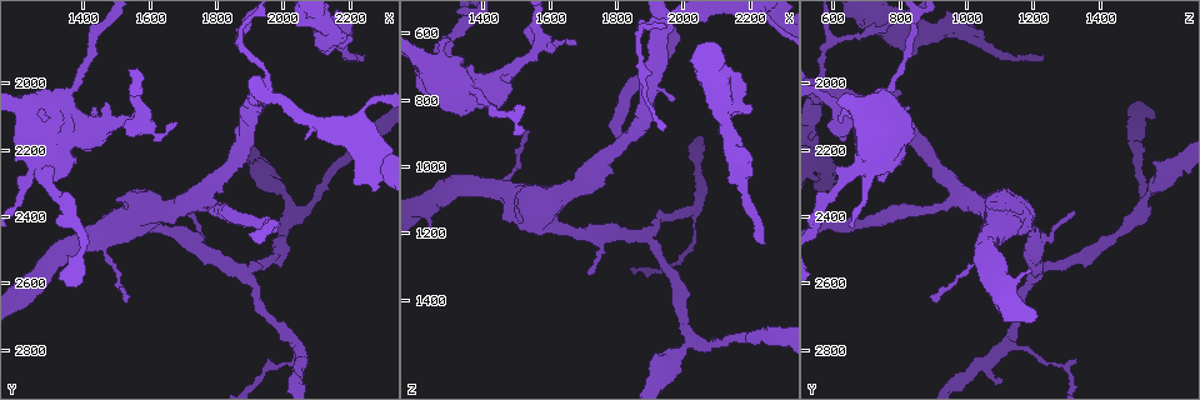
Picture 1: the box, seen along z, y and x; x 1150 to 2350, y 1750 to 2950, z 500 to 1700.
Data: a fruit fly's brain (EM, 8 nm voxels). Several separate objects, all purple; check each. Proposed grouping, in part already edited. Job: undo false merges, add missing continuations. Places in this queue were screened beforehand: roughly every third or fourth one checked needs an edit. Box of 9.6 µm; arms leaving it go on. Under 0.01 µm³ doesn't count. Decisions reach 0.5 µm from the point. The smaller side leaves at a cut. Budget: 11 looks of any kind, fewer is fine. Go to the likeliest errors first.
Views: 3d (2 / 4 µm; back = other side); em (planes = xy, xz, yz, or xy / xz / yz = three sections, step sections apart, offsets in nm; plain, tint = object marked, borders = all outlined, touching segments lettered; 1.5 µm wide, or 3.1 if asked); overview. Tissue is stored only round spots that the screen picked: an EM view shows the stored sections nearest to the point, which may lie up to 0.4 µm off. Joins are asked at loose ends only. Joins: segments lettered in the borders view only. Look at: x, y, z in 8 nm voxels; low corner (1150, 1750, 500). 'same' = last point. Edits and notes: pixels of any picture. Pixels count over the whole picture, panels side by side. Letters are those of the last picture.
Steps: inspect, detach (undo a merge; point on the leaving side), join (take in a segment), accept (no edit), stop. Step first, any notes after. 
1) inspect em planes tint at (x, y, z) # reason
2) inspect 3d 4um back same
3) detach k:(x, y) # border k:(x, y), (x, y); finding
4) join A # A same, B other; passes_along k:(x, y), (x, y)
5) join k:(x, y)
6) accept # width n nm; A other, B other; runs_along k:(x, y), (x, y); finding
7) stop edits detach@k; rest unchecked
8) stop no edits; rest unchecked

inspect em xz step 8 plain at (2250, 1920, 1230) # an open end

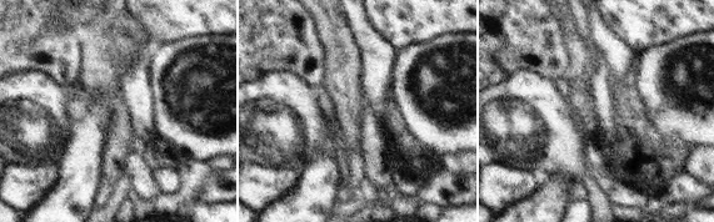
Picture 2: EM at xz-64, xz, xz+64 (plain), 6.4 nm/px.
inspect em xz step 8 borders same

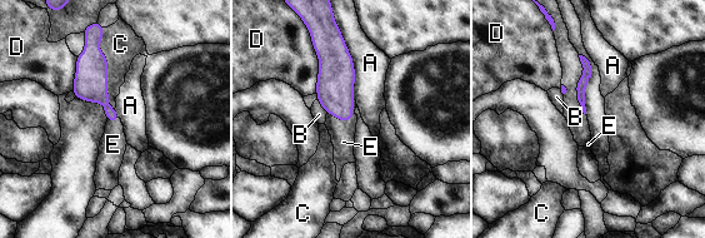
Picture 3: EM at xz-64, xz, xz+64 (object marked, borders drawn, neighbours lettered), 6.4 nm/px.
join E # longest_contact C 480 nm; A other, B other, C other, D other, E same; passes_along 3:(335, 83), (344, 120), (343, 133); it goes on there

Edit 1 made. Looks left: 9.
inspect em xz step 4 borders at (1680, 2110, 640) # branch stops here

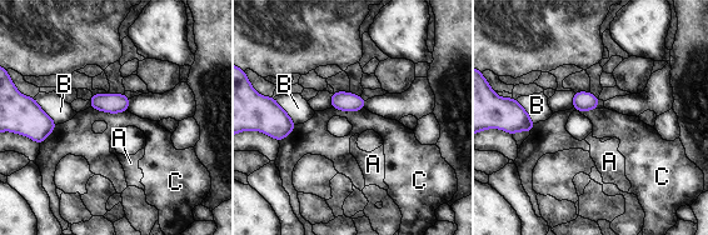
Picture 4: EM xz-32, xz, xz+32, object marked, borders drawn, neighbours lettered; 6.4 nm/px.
inspect em planes borders same

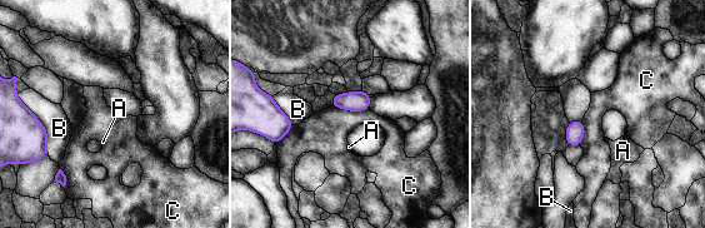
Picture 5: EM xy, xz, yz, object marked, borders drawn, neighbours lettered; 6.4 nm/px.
accept # A other, B other, C other; no lettered segment goes on from it

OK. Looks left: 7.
inspect em planes borders at (1710, 2390, 1320) # free end

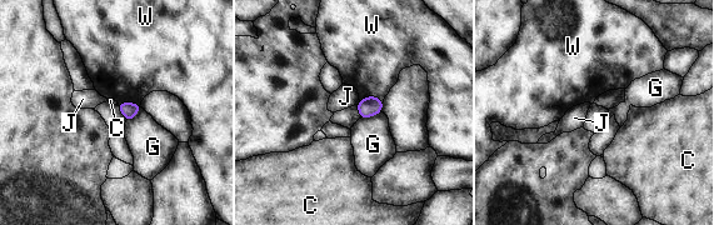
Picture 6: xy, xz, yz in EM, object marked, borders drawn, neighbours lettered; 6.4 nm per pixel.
accept # width 100 nm; C other, G other, J other, W other; border 6:(359, 100), (355, 104); none of them fits

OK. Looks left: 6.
inspect 3d 4um at (1880, 2560, 1210) # thick turns thin

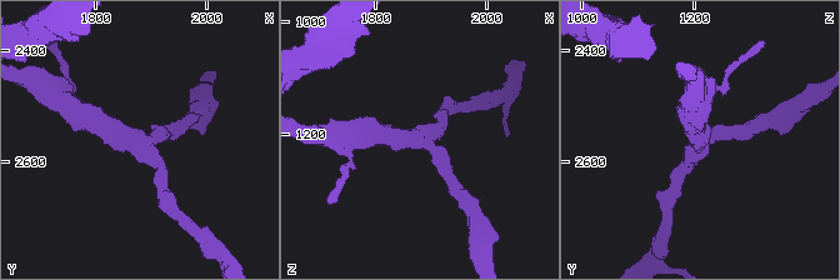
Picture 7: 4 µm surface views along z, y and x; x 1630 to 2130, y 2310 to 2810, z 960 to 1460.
inspect em planes borders at (1875, 2565, 1210)

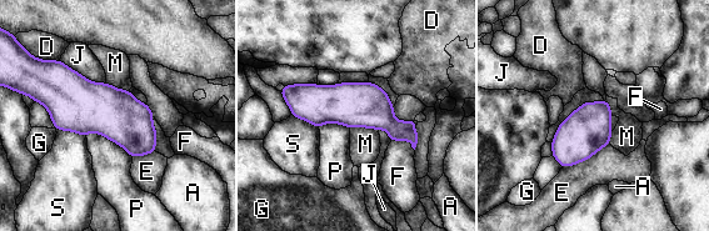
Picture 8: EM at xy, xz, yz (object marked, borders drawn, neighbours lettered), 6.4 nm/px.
accept # longest_contact E 360 nm; A other, D other, E other, F other, G other, J other, M other, P other, S other; runs_along 8:(284, 90), (368, 105), (414, 140); continuous, no second neuron

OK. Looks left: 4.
stop edits join@3; rest unchecked

